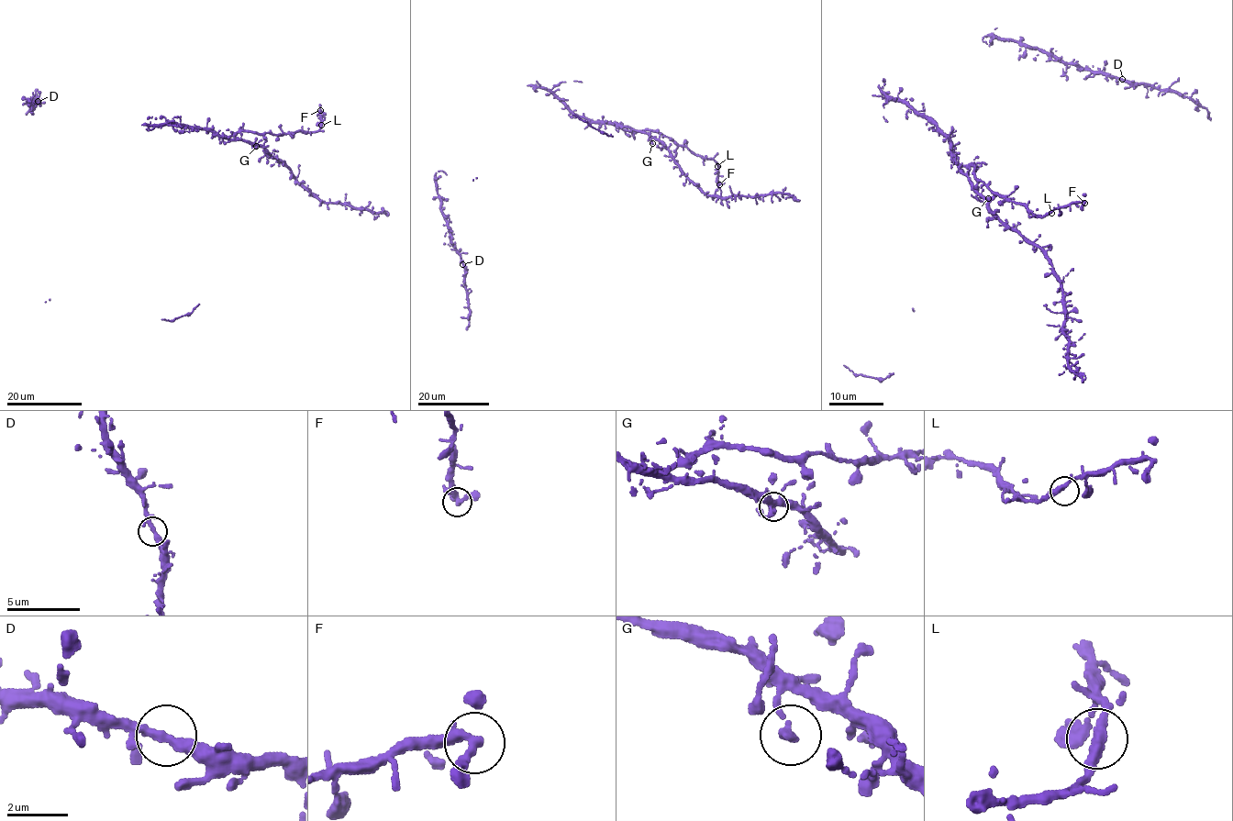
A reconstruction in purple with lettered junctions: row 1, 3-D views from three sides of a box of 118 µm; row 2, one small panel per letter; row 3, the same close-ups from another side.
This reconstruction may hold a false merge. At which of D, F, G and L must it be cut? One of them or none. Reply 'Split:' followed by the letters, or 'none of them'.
Split: none of them

